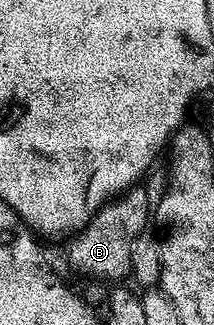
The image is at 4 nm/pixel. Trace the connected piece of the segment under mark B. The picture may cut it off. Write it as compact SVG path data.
M132 188L122 196L102 206L89 220L84 230L74 235L71 251L67 258L71 266L79 274L87 278L100 278L103 282L115 282L118 278L128 277L131 274L131 247L130 236L138 236L149 226L149 194L146 189Z

